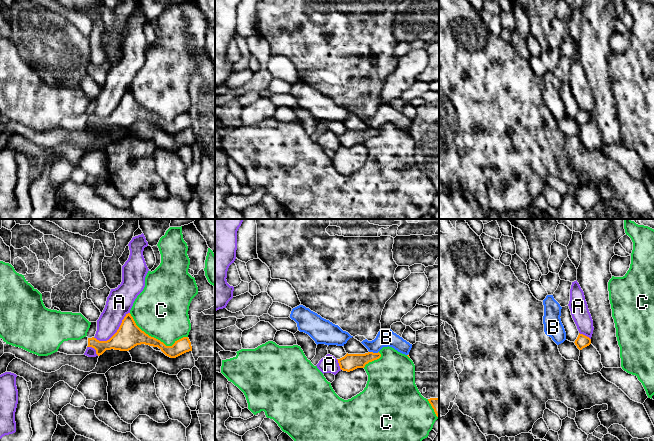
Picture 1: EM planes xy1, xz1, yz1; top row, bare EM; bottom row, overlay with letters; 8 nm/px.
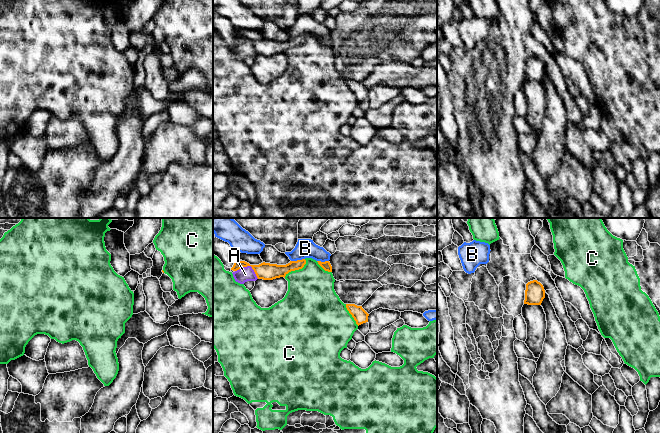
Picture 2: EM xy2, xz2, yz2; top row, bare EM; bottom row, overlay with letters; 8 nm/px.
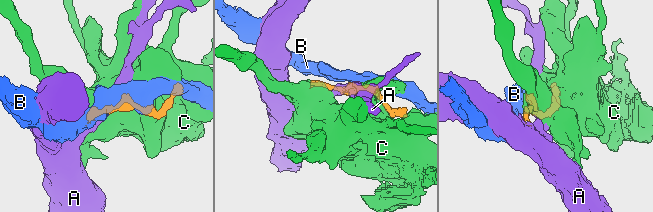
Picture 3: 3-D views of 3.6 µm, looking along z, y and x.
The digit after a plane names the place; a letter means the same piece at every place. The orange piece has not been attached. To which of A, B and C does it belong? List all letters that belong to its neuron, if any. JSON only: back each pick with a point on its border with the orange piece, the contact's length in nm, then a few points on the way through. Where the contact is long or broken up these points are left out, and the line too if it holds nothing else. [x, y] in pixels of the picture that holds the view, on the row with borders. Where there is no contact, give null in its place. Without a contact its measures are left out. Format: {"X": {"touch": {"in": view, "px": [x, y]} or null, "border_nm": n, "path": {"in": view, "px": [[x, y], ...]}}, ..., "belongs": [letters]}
{"belongs": []}

